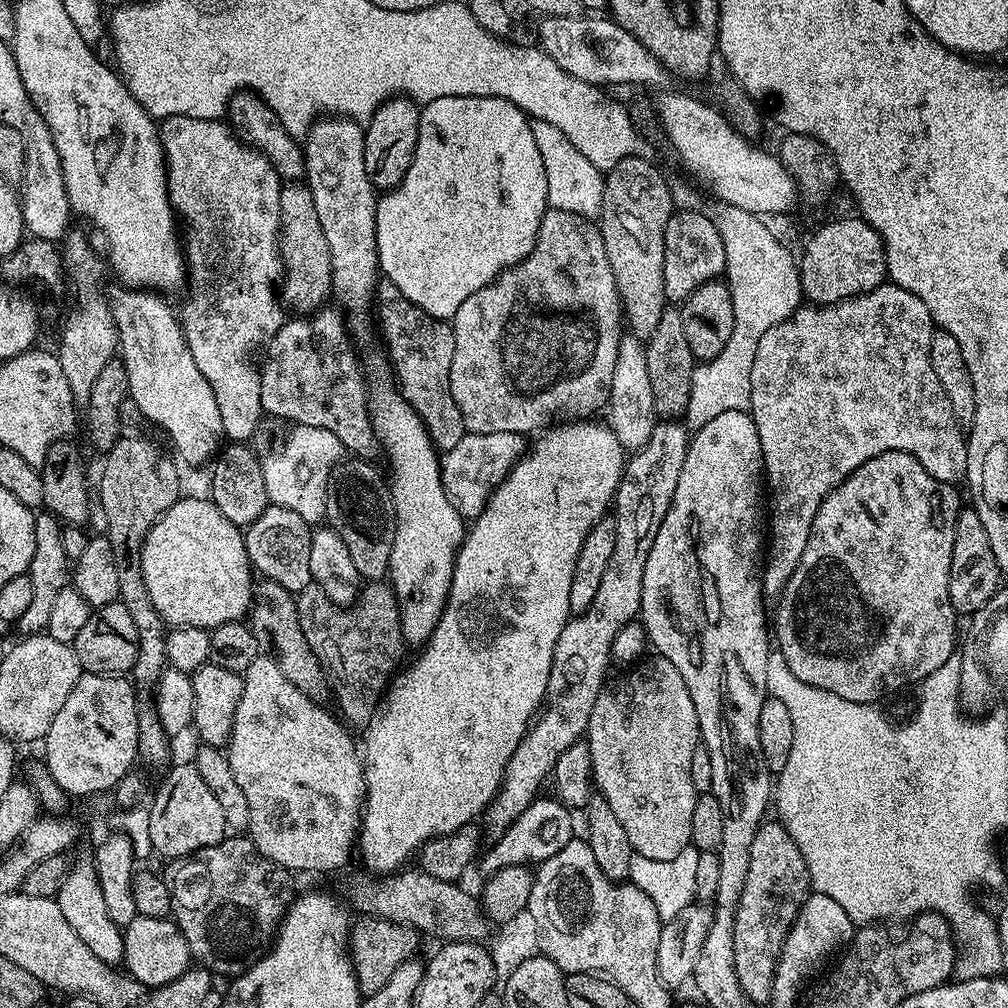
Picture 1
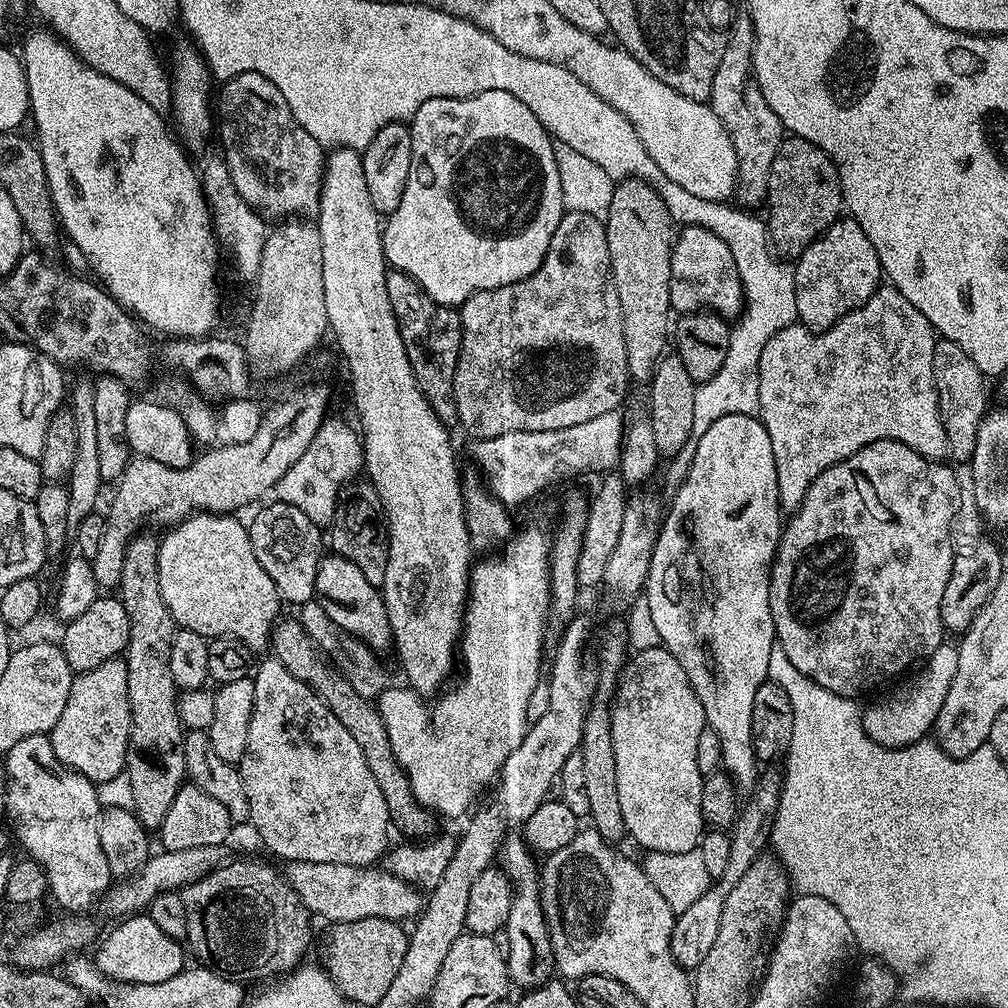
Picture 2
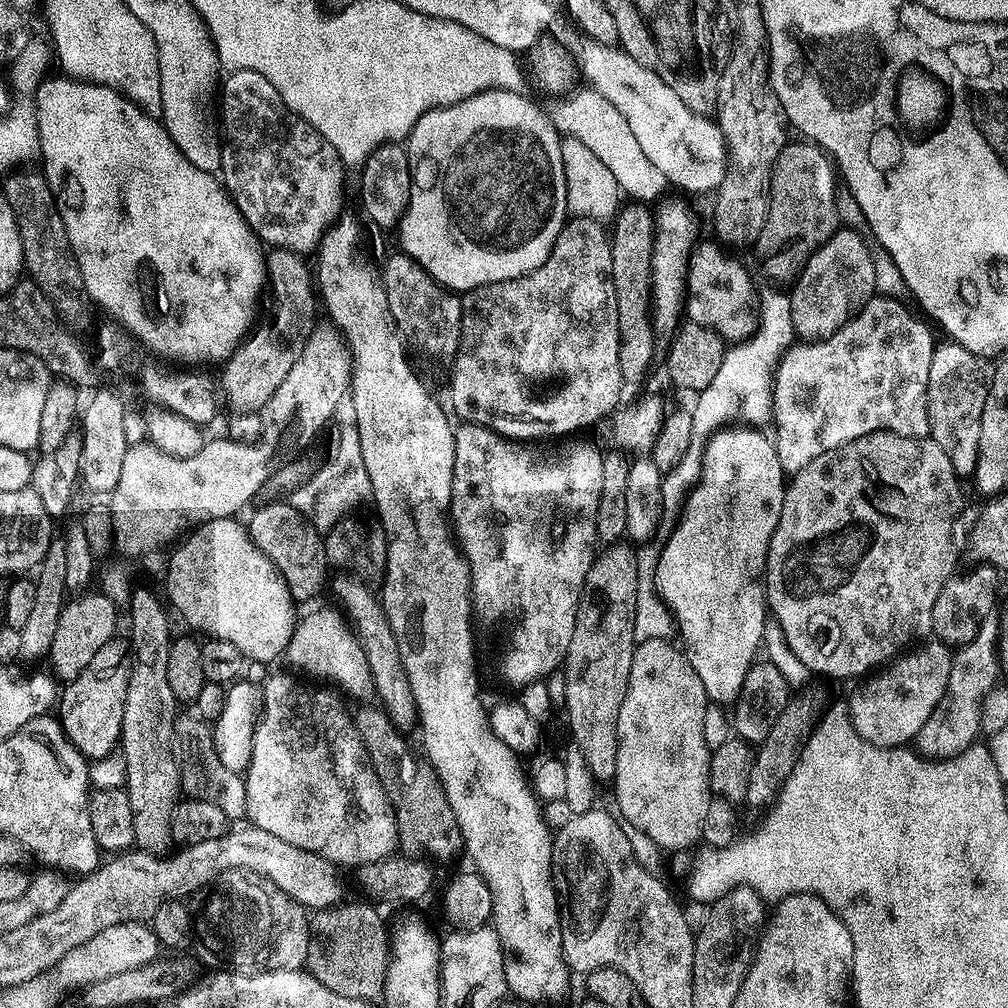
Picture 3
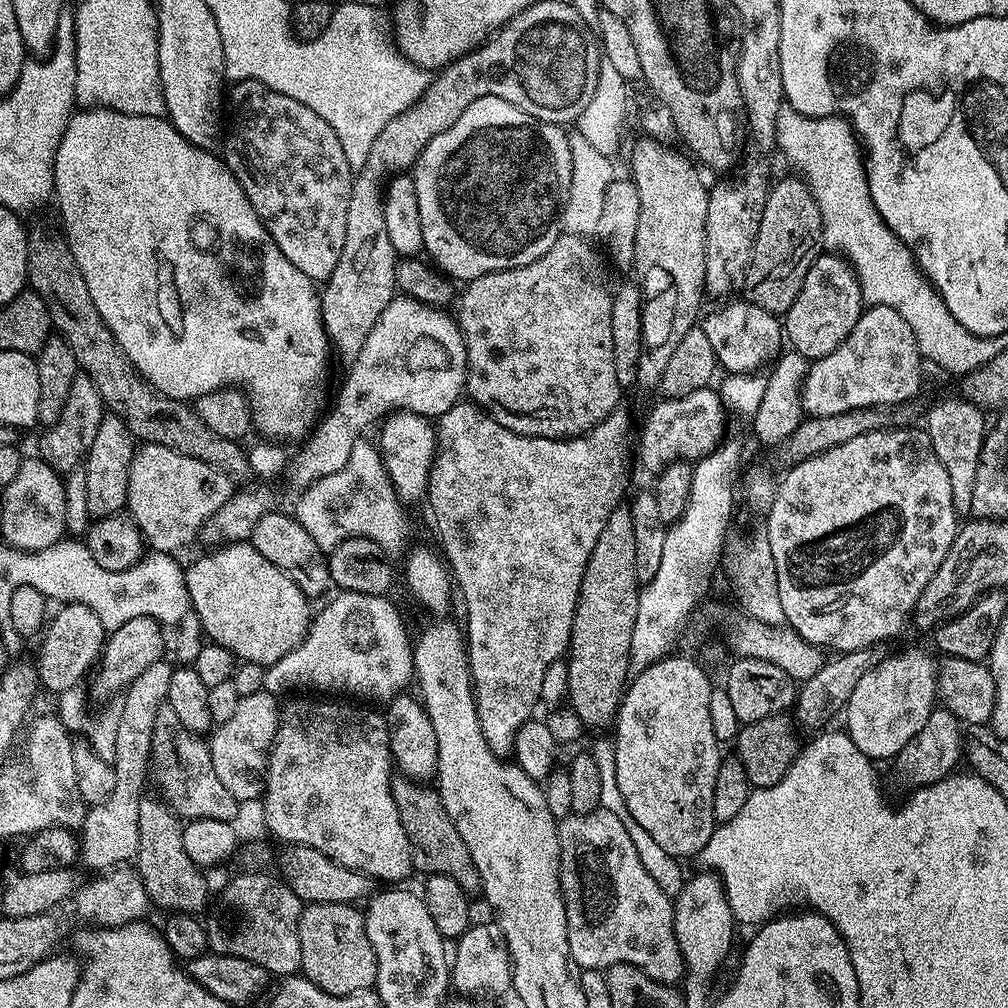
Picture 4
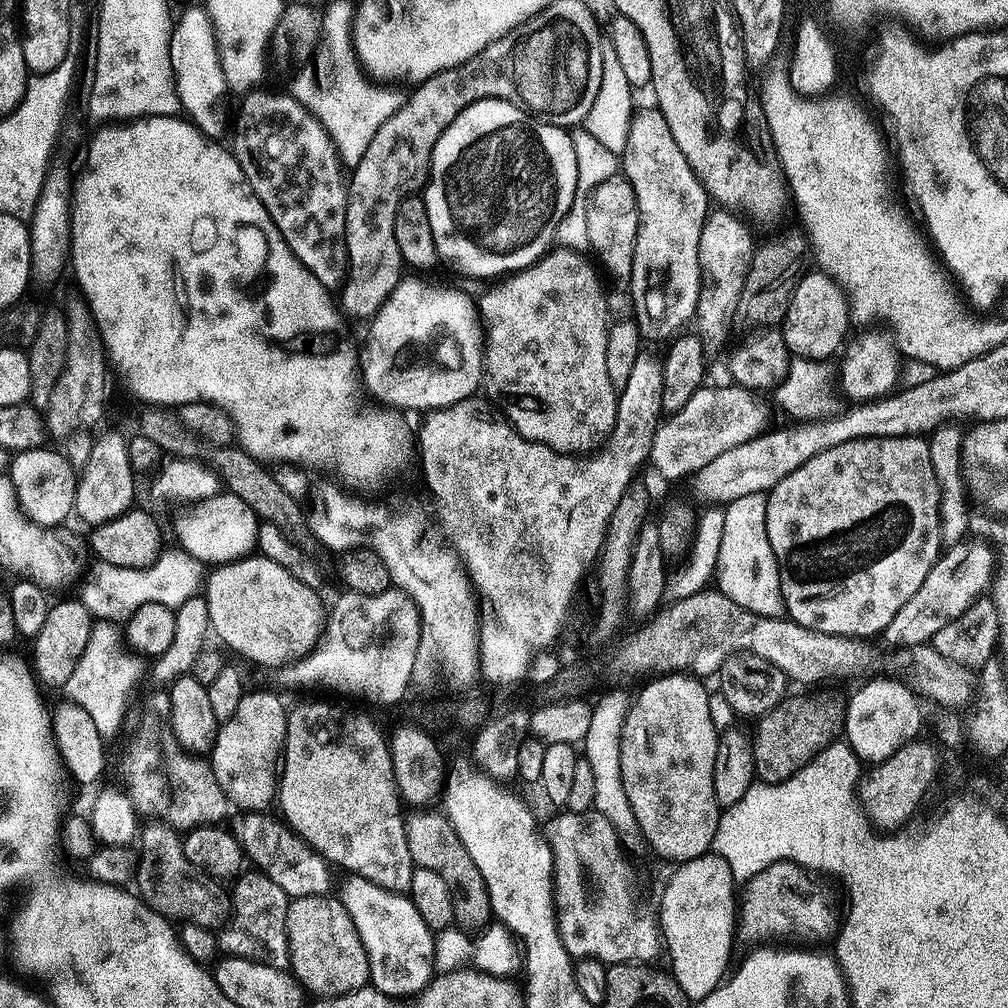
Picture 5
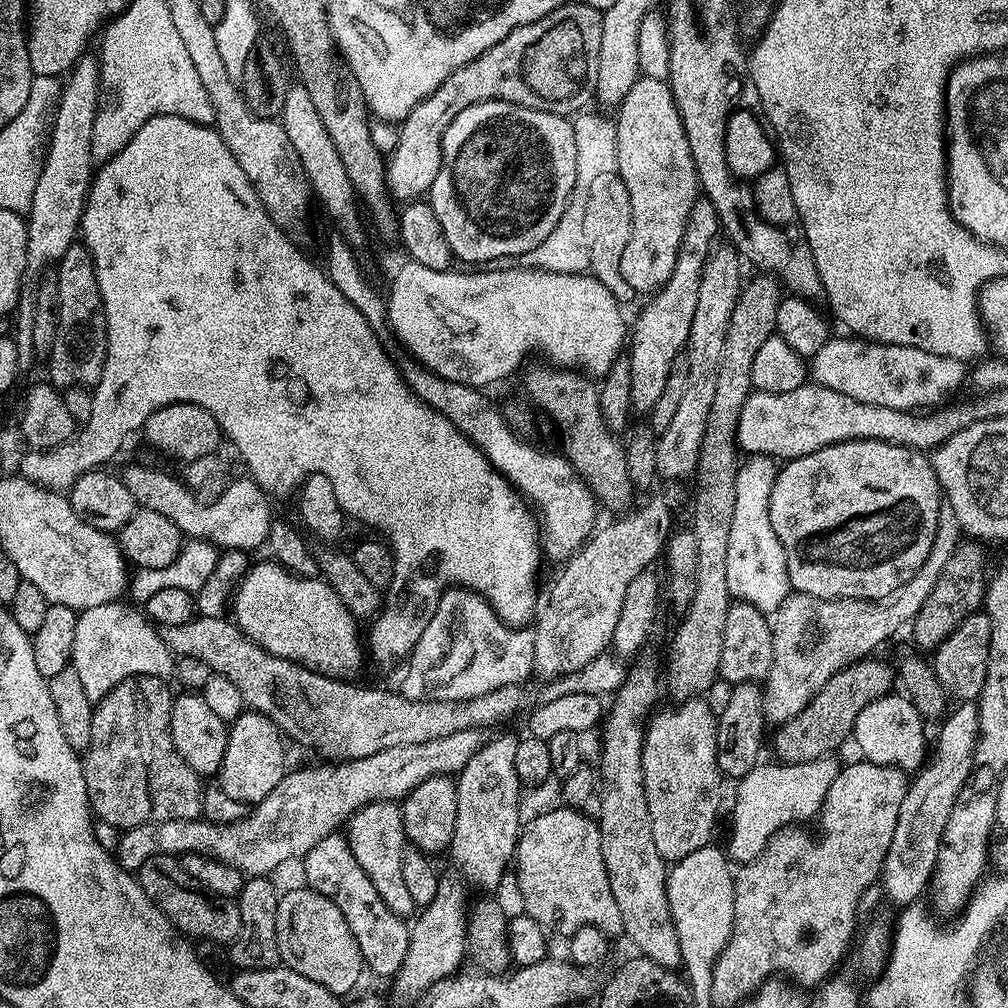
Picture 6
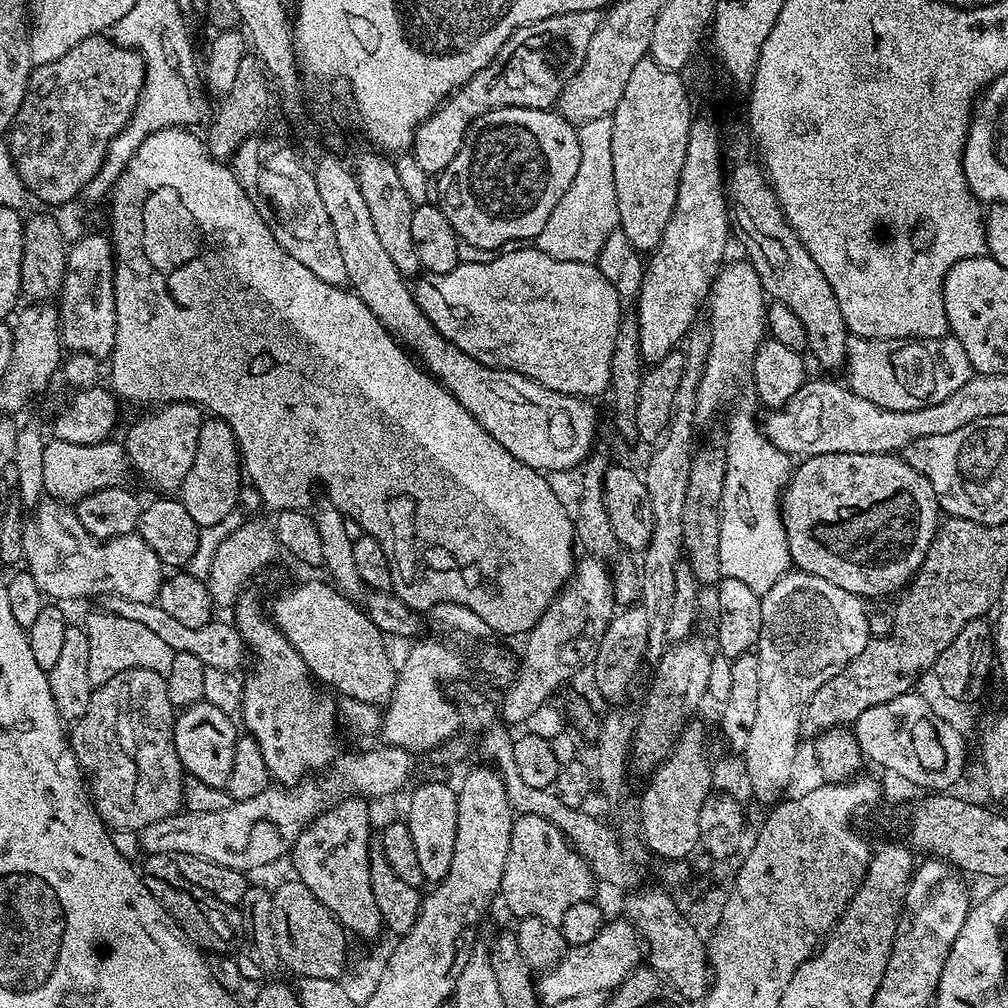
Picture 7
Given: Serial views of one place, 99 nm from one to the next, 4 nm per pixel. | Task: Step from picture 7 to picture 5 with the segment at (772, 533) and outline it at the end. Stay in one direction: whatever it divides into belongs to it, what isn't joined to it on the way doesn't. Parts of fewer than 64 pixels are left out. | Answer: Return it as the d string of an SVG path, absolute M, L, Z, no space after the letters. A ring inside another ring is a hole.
M763 492L746 494L746 498L738 498L723 509L724 533L714 580L718 590L726 594L730 602L738 602L738 606L759 616L783 617L786 609L780 589L780 567L774 558L774 550L770 550L770 538L766 534L767 501Z

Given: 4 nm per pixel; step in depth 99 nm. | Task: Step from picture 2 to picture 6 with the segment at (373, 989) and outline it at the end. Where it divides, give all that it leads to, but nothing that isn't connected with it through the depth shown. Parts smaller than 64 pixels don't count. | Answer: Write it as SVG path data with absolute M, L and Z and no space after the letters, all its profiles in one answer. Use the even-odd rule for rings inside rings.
M307 886L290 890L280 896L276 921L283 967L303 974L305 978L310 978L310 982L318 982L318 986L326 986L326 990L341 998L355 990L360 975L366 972L362 950L358 950L358 942L354 934L350 934L350 926L346 926L342 910L338 910L330 898Z

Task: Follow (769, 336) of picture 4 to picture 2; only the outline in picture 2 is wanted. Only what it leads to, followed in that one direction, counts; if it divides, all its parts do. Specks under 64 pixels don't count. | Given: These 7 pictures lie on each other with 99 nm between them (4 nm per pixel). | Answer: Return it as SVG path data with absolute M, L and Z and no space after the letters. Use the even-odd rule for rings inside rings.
M686 224L675 233L671 248L669 284L671 311L676 314L687 314L707 310L723 316L729 322L735 321L744 311L744 291L742 278L738 278L738 266L734 266L734 254L730 254L730 246L726 246L726 242L718 238L718 234L697 224Z

